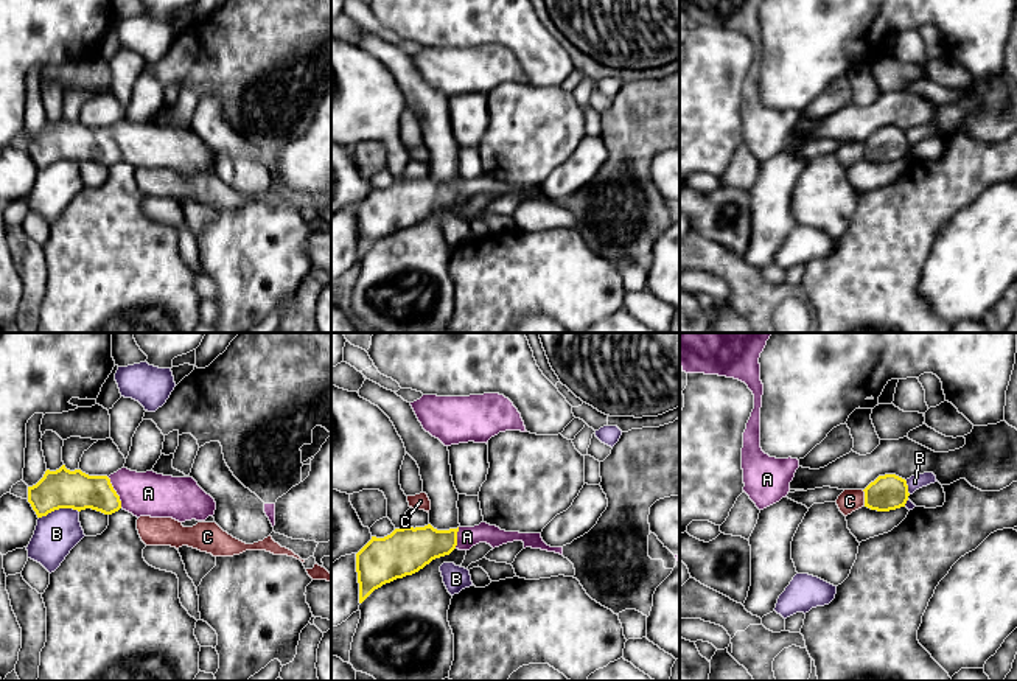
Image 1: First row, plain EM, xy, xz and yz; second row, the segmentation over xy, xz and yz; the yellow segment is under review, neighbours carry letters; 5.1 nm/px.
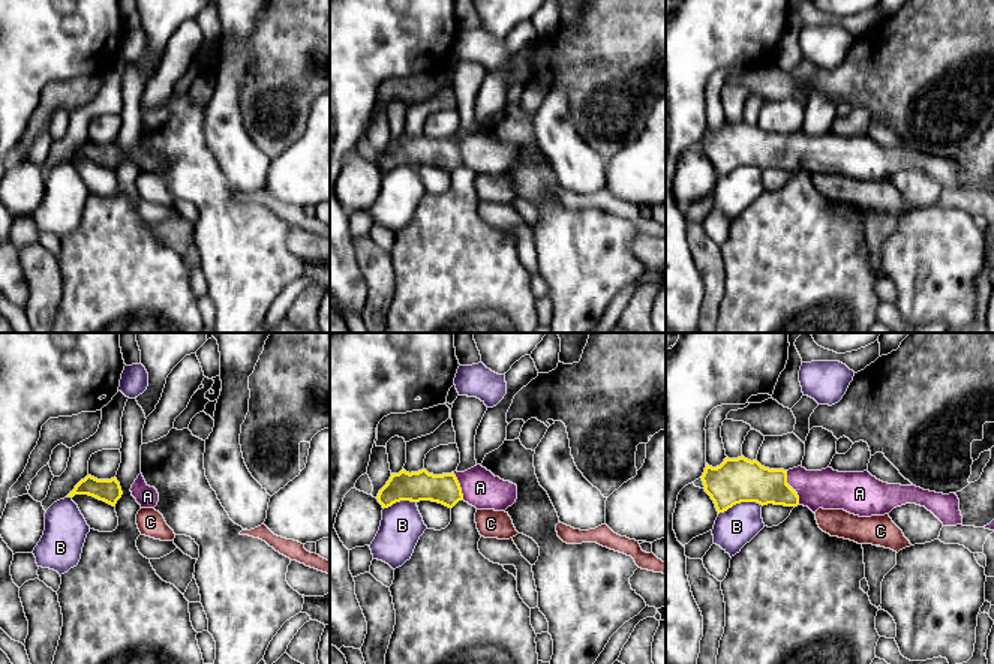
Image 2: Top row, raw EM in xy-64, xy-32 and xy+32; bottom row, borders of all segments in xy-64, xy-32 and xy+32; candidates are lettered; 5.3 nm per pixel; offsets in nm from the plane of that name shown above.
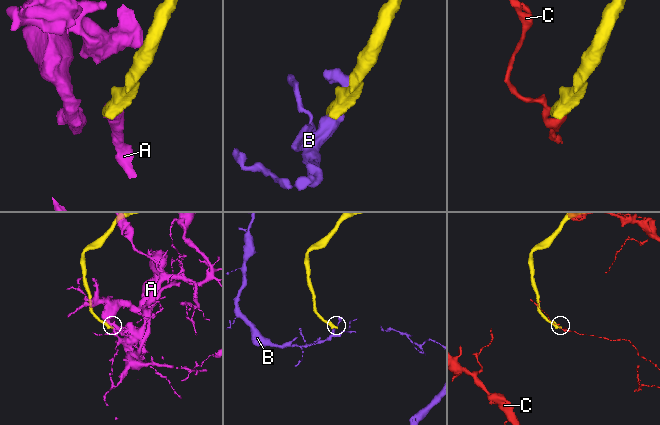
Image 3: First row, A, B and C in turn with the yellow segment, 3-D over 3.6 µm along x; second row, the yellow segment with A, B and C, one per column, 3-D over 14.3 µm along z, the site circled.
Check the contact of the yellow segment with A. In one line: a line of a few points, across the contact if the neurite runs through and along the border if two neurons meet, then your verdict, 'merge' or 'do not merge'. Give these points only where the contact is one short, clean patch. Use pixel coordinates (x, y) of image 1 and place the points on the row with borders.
xy (76, 490), (115, 493), (148, 493) | merge

